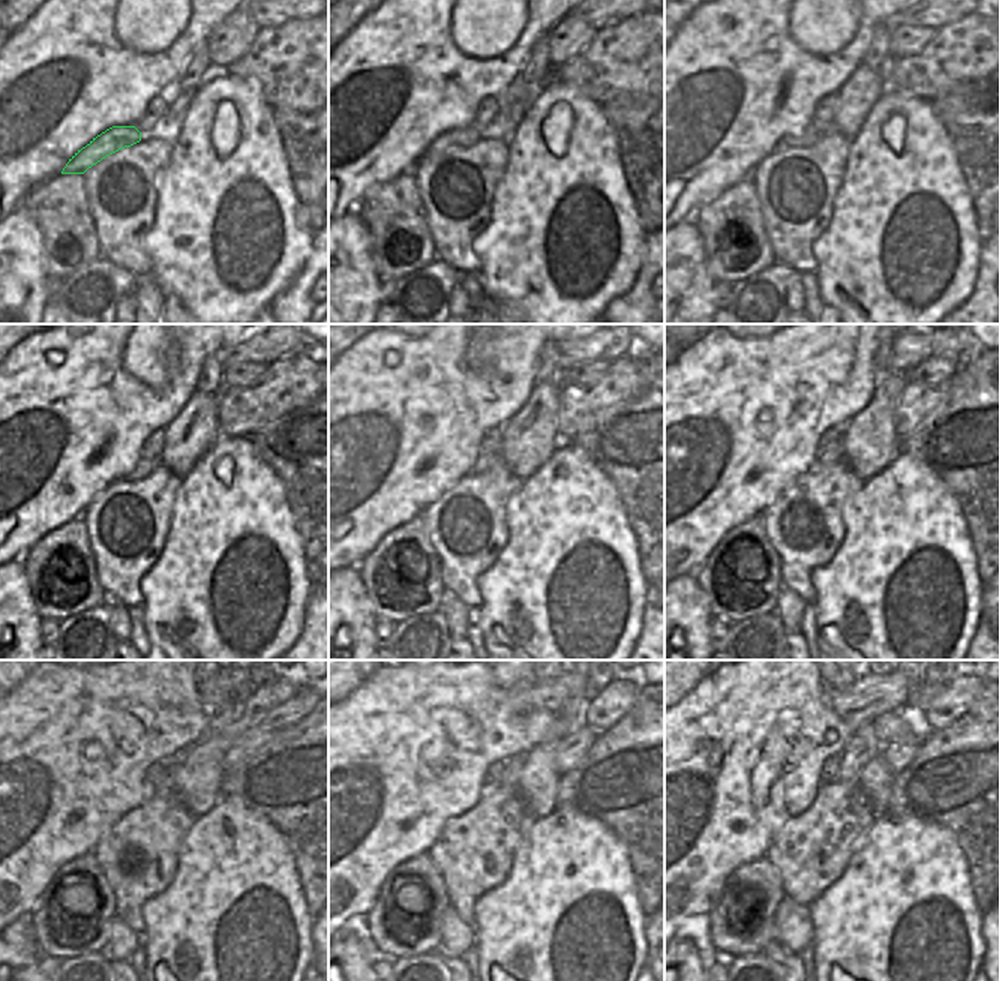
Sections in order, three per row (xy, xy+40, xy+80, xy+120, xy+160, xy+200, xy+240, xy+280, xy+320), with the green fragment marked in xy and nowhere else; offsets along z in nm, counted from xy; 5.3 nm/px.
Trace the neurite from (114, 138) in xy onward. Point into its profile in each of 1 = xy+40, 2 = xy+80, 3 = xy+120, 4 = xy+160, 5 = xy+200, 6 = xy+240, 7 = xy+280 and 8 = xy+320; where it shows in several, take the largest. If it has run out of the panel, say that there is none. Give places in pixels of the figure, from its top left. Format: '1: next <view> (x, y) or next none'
1: next xy+40 (468, 137)
2: next xy+80 (810, 135)
3: next xy+120 (144, 467)
4: next xy+160 (485, 462)
5: next xy+200 (824, 458)
6: next xy+240 (167, 783)
7: next xy+280 (513, 767)
8: next xy+320 (863, 746)

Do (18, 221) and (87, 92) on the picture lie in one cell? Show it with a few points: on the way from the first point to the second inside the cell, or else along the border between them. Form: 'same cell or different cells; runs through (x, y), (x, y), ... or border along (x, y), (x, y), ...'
different cells; border along (20, 203), (15, 209)

